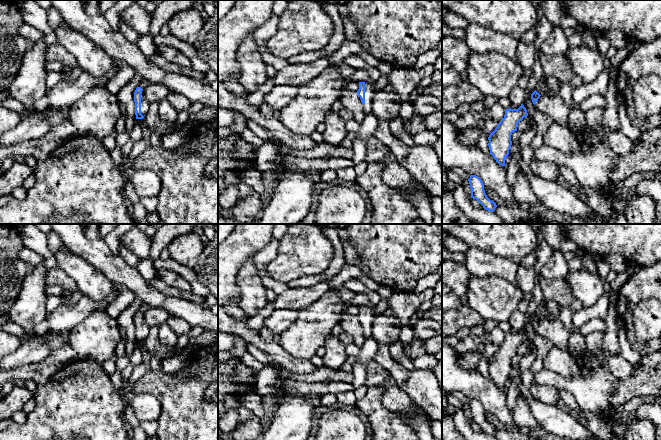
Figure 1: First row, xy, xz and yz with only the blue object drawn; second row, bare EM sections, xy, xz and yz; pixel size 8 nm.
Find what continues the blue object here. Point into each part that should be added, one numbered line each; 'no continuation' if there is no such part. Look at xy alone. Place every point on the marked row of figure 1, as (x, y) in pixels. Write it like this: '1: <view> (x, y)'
1: xy (145, 106)

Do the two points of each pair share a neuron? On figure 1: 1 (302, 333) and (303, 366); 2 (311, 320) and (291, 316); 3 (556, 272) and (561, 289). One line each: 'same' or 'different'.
1: different
2: different
3: different

